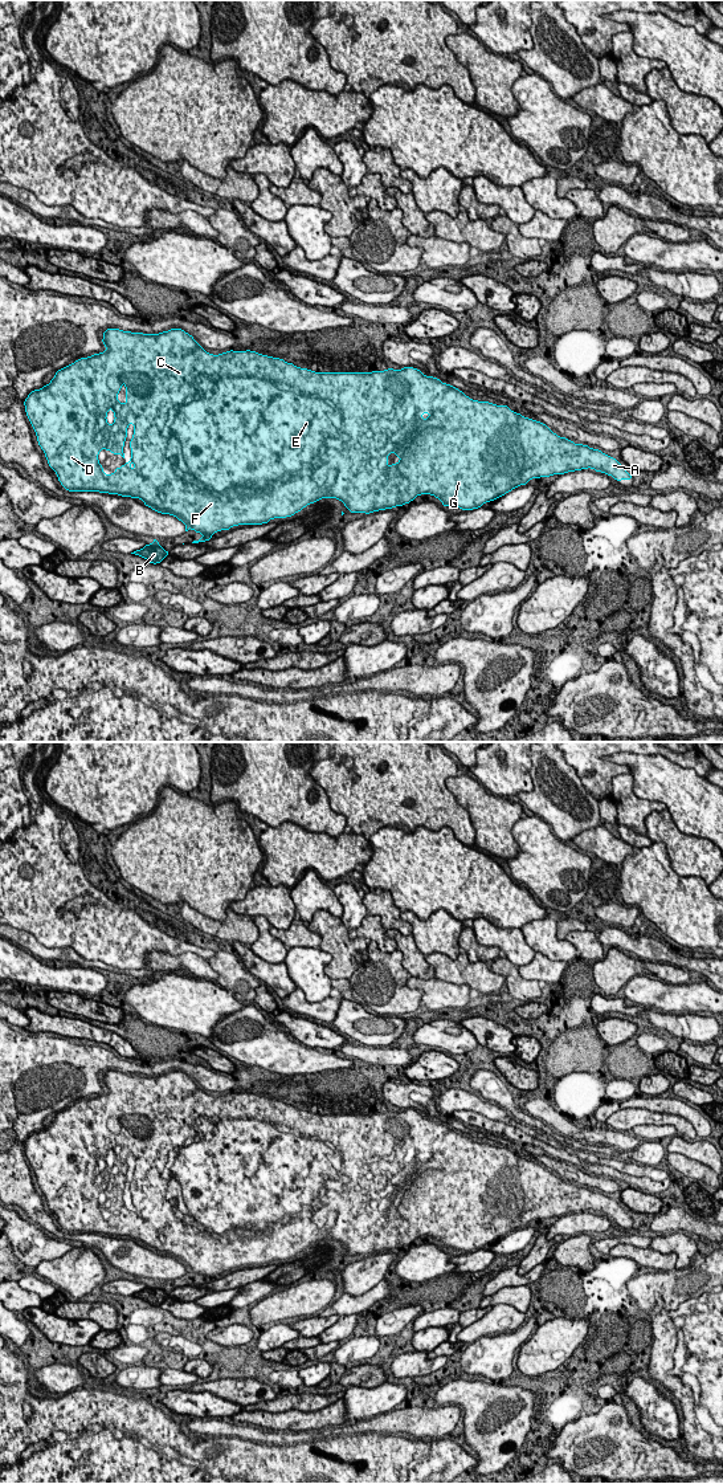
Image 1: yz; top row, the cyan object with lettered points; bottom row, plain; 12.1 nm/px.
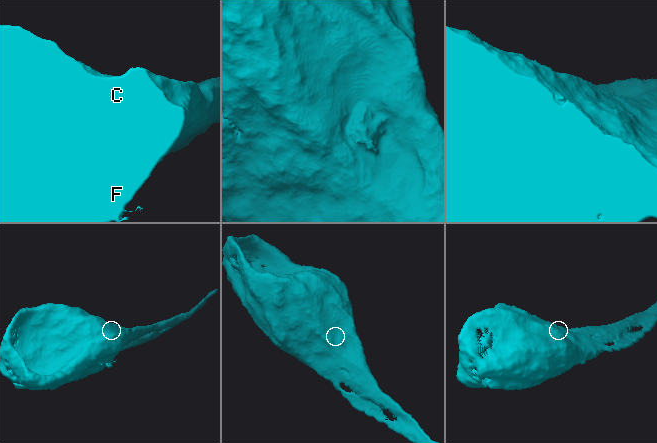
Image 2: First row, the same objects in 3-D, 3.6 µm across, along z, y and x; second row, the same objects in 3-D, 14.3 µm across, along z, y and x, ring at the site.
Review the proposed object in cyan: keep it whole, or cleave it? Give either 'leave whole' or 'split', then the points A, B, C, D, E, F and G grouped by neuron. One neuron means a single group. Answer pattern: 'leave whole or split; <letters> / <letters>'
split; A C D E F G / B

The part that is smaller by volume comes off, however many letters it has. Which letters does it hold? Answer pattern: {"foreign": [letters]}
{"foreign": ["B"]}

